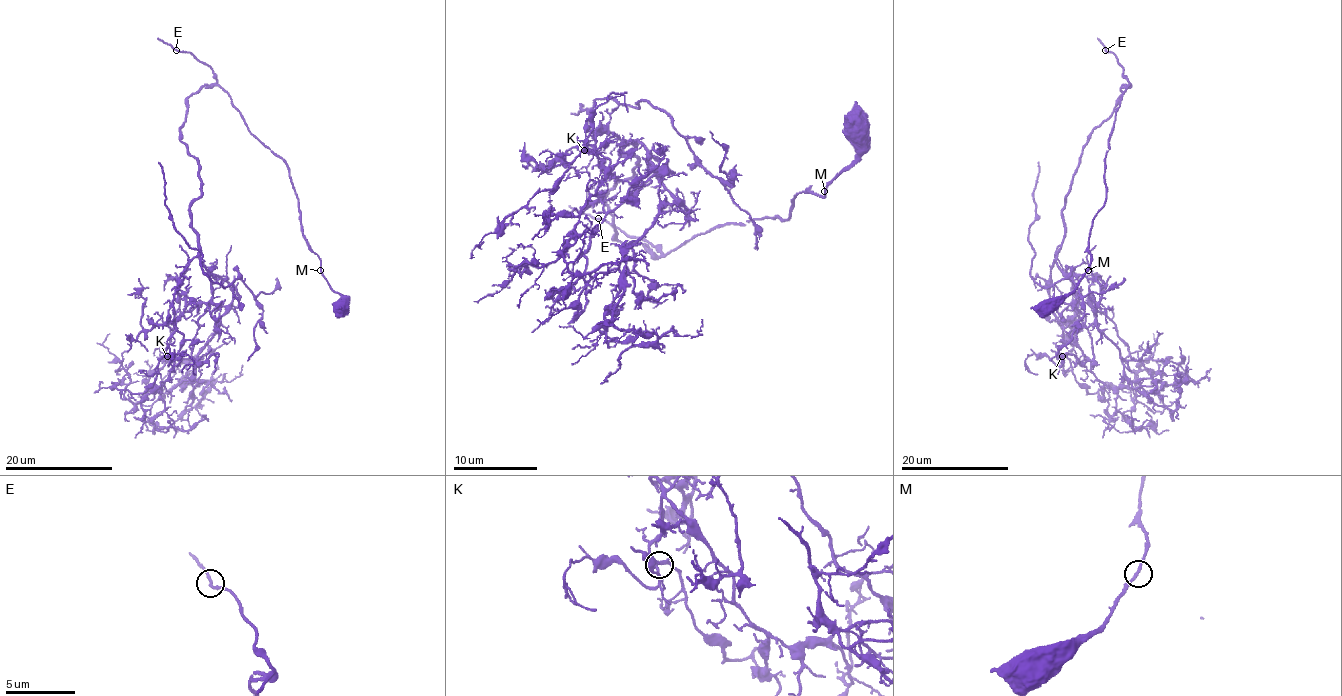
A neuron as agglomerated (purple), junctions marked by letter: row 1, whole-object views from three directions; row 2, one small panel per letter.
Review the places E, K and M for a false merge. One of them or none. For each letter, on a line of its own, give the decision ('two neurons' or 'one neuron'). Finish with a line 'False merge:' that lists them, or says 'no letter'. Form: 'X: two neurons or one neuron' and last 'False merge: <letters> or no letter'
E: one neuron
K: one neuron
M: one neuron
False merge: no letter

